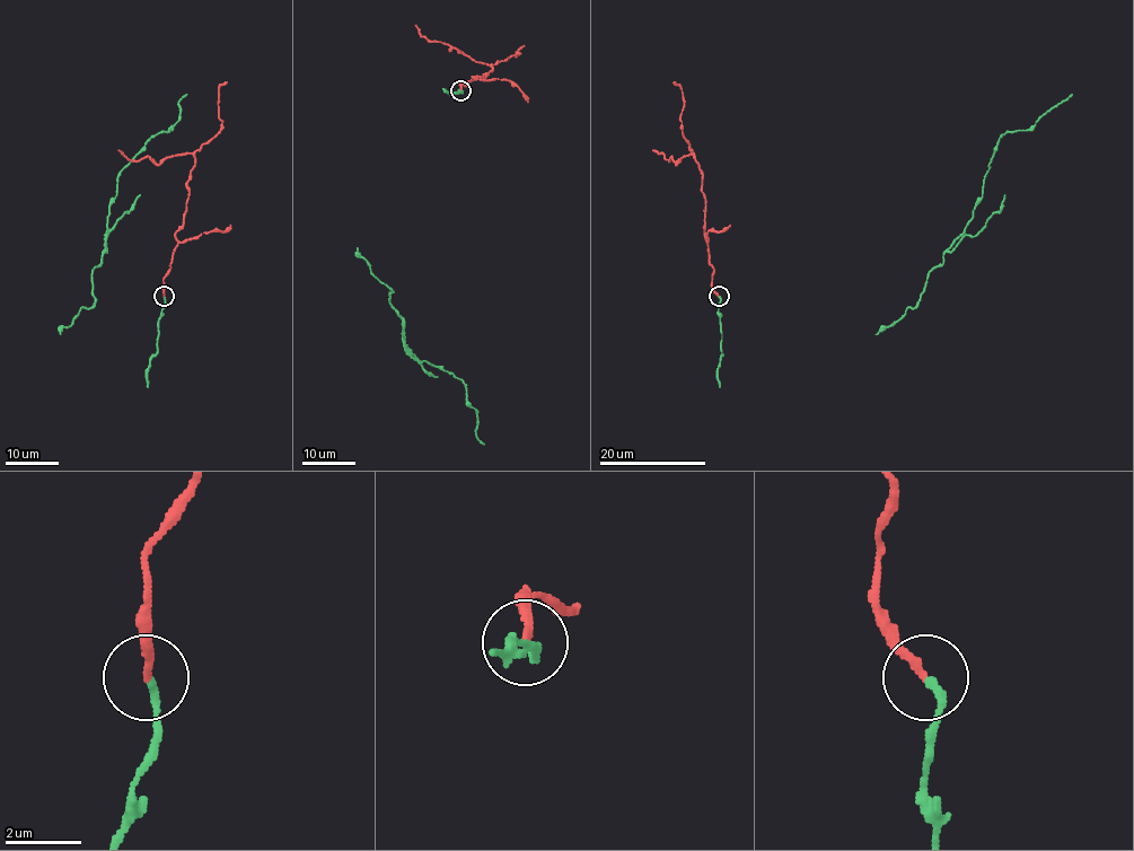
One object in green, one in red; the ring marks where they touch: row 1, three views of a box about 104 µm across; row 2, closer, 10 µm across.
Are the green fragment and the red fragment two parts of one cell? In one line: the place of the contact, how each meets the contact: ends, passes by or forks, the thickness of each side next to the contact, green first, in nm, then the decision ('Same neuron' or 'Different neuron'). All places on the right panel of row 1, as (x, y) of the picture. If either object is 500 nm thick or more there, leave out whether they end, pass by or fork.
Place: (719, 296). At the ring green ends. At the ring red ends. Thickness 200 nm (green) against 180 nm. Same neuron

